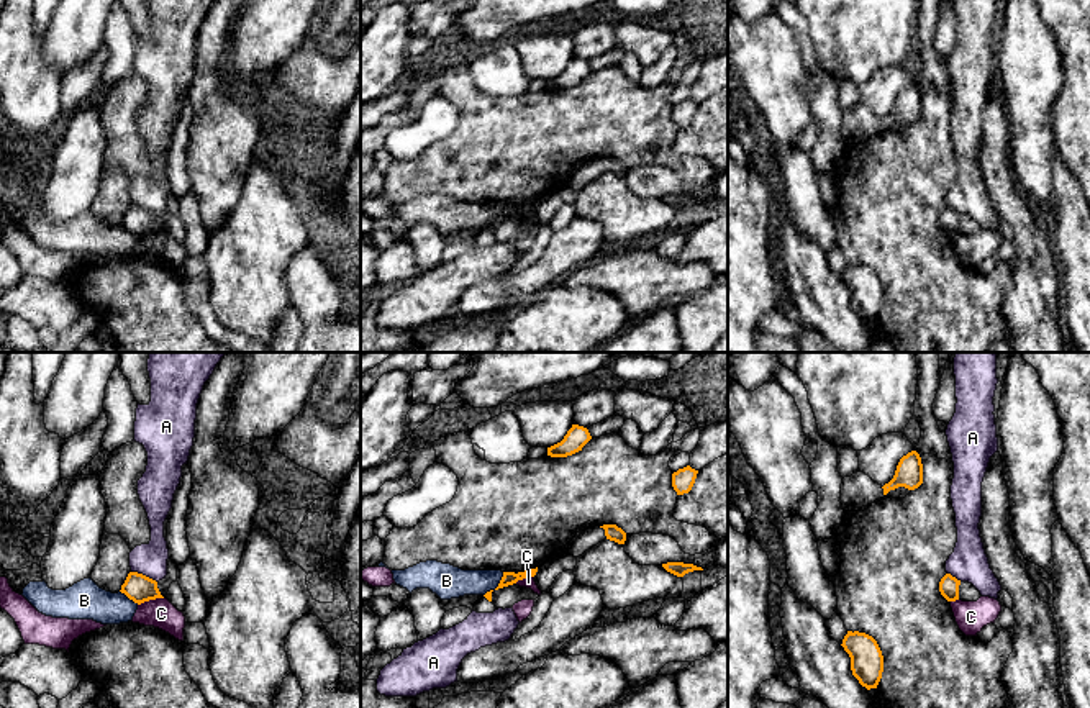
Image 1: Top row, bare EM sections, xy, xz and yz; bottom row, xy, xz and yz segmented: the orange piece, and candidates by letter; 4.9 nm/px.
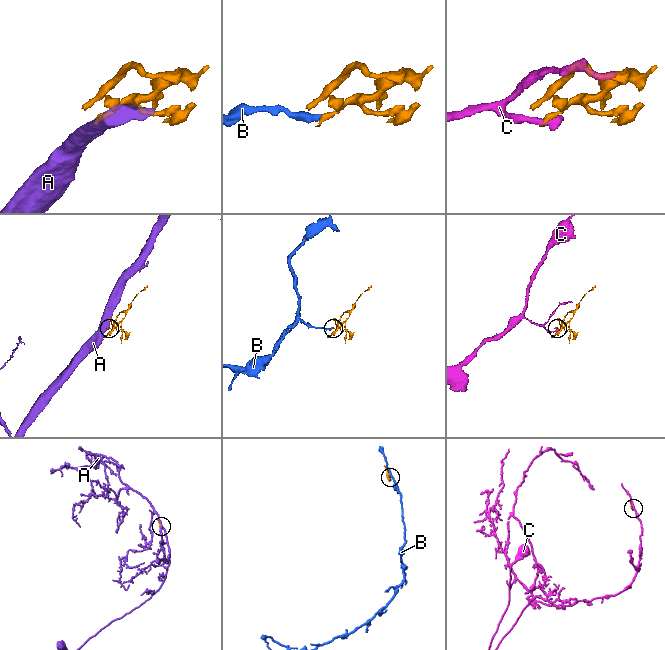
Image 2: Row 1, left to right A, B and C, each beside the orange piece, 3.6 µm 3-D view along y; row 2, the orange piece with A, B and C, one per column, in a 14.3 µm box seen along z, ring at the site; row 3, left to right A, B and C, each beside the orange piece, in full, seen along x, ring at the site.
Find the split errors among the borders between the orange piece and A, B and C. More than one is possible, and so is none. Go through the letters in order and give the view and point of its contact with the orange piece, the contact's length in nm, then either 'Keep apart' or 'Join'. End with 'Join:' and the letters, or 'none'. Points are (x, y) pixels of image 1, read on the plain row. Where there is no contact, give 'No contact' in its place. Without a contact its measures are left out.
A: Touches orange at xy (145, 208). Shared border 140 nm. Keep apart
B: Touches orange at xz (499, 218). Shared border 160 nm. Keep apart
C: Touches orange at xy (149, 231). Shared border 130 nm. Keep apart
Join: none

